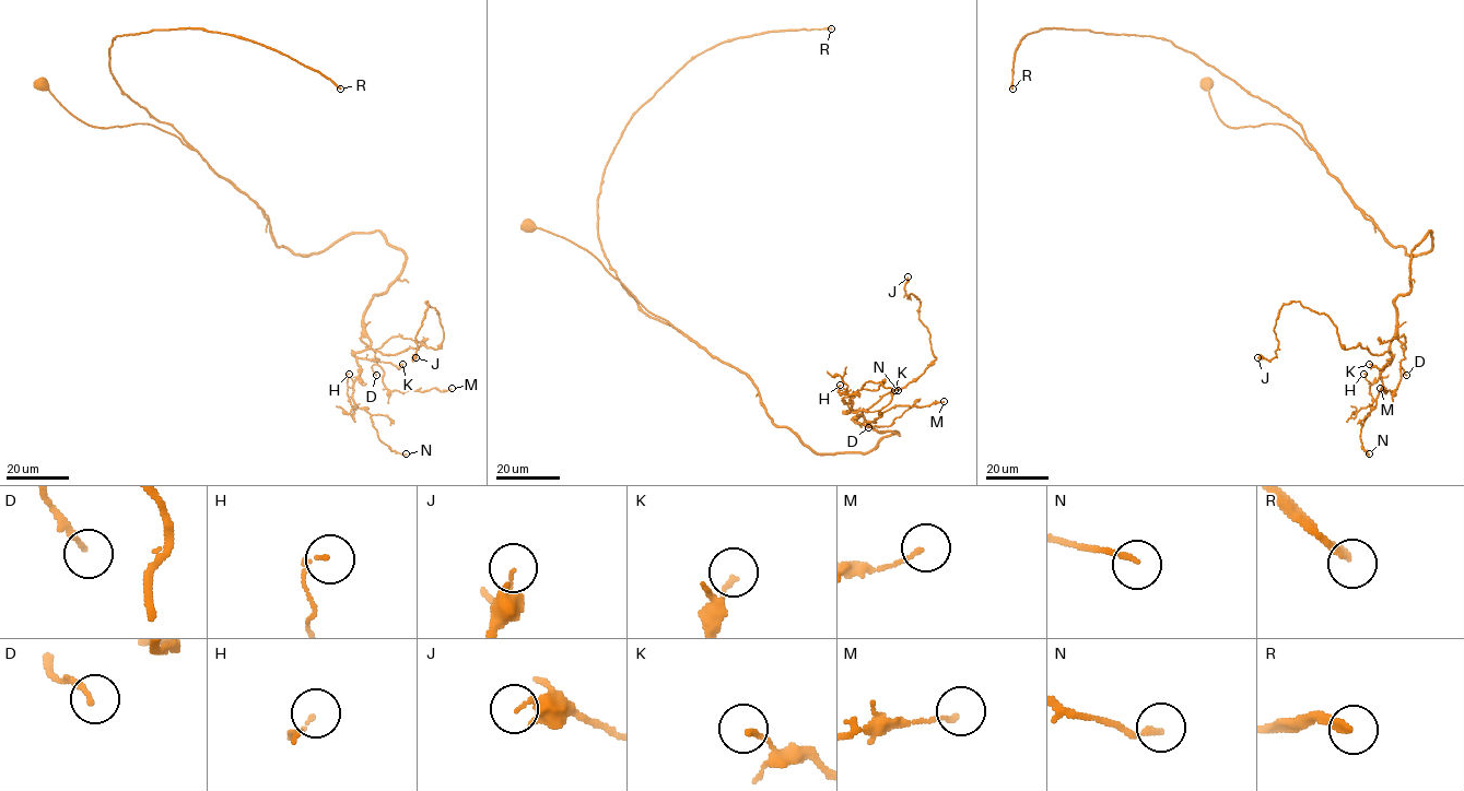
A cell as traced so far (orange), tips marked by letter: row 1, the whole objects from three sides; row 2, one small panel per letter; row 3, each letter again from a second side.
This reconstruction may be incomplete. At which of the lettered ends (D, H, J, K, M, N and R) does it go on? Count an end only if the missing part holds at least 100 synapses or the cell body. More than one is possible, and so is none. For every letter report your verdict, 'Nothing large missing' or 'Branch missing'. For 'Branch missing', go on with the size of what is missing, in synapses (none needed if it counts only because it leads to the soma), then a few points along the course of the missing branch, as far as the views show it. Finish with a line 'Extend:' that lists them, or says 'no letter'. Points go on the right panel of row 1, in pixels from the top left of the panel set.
D: Nothing large missing
H: Nothing large missing
J: Nothing large missing
K: Nothing large missing
M: Nothing large missing
N: Nothing large missing
R: Branch missing. Roughly 250 synapses. Course of what is missing: (1012, 89), (1018, 192), (1044, 235), (1101, 273), (1108, 284), (1121, 288), (1139, 308), (1173, 319), (1218, 344)
Extend: R

